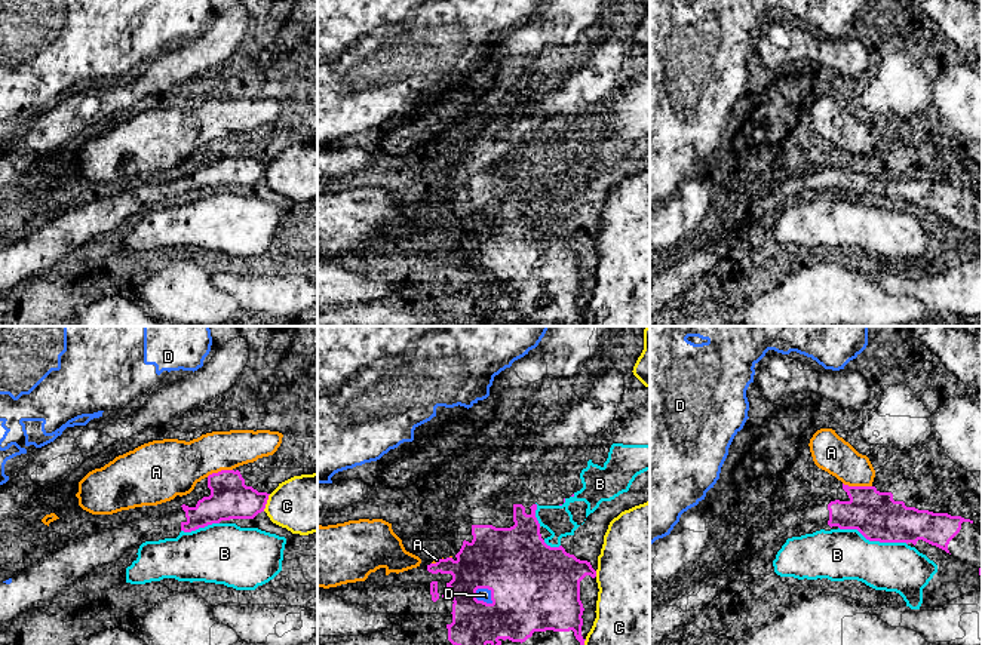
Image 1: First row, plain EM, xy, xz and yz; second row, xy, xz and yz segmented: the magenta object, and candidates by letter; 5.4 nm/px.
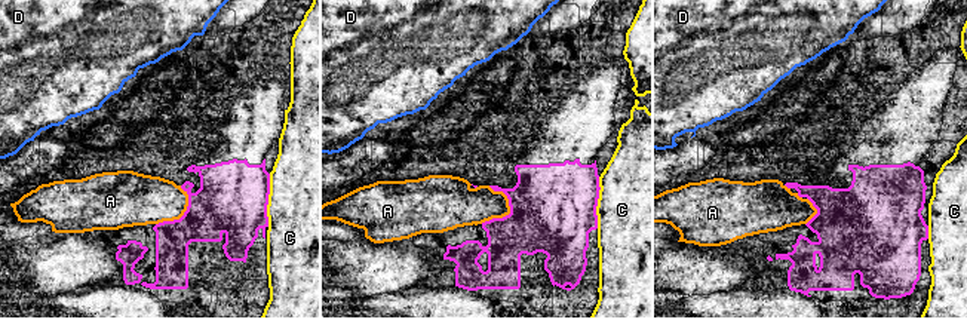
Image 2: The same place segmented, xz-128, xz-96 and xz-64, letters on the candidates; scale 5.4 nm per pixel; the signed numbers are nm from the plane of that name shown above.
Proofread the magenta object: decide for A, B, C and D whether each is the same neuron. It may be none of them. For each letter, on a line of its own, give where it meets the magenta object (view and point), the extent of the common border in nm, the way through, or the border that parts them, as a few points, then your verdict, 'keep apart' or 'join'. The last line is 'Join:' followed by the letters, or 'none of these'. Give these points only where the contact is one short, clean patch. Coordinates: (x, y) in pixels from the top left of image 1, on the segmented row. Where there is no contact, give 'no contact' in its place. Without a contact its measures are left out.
A: contact yz (858, 487); length 160 nm; keep apart
B: contact yz (872, 540); length 380 nm; keep apart
C: contact xy (266, 503); length 100 nm; keep apart
D: contact xz (481, 601); length 120 nm; keep apart
Join: none of these

